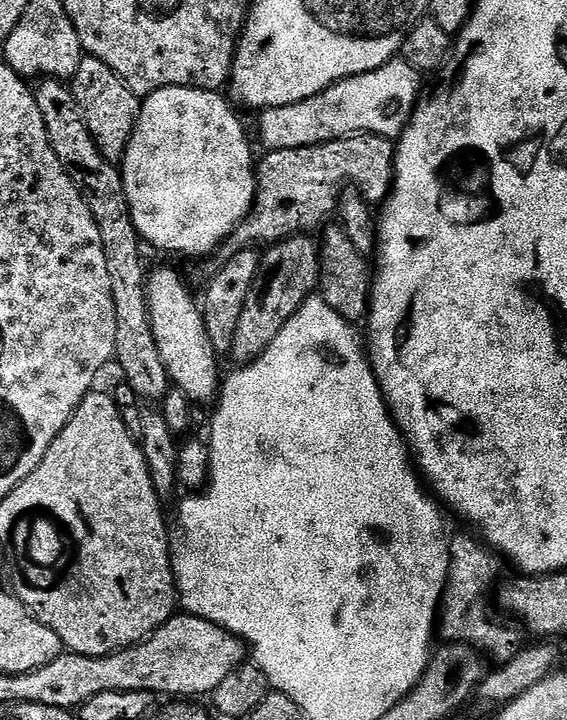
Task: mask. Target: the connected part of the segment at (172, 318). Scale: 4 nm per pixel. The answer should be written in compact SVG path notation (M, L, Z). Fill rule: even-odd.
M156 268L147 273L146 276L146 291L148 294L148 317L150 318L150 326L152 327L152 333L154 334L154 342L158 342L158 354L162 356L162 362L166 366L168 371L169 381L175 387L180 388L188 395L189 400L193 402L199 402L199 400L212 400L216 396L216 391L220 388L220 368L216 365L216 360L218 360L218 354L213 351L212 343L210 342L208 335L206 334L206 326L204 325L204 313L202 311L201 305L198 303L197 297L196 300L194 297L188 293L188 288L184 285L184 280L175 272L172 268Z

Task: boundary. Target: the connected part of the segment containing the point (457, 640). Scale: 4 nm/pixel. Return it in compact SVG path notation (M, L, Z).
M460 532L448 541L450 562L448 563L448 580L444 584L444 597L440 600L438 609L438 636L439 639L441 636L441 641L449 645L468 645L488 660L492 659L493 665L501 666L510 662L525 648L525 633L515 623L503 624L488 613L488 600L490 604L490 597L498 584L498 579L496 580L497 557L493 549L489 548L479 535L469 532Z

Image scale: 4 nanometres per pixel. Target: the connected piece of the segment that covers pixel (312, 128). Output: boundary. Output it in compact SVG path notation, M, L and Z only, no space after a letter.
M397 58L373 72L339 80L337 84L330 85L325 92L320 92L309 100L281 108L265 108L259 113L260 136L265 144L263 147L268 150L286 150L311 144L325 144L328 140L341 140L343 136L361 134L399 138L412 116L413 108L421 99L420 80L422 80L421 73L413 70L403 58Z

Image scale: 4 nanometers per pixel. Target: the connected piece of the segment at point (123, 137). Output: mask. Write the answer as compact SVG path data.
M90 55L81 59L76 75L71 77L70 87L100 153L110 161L123 161L140 114L141 101L128 89L126 82L106 66L106 62Z

